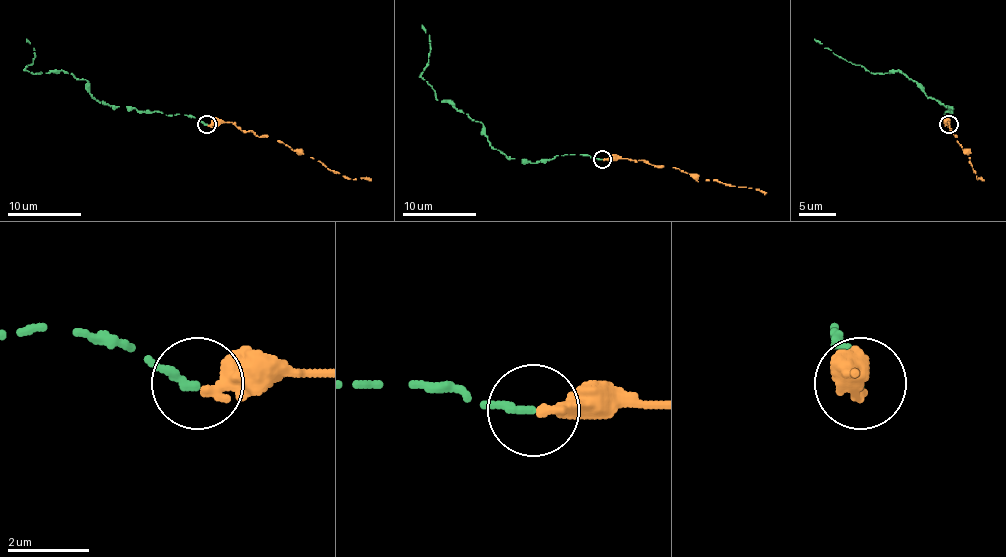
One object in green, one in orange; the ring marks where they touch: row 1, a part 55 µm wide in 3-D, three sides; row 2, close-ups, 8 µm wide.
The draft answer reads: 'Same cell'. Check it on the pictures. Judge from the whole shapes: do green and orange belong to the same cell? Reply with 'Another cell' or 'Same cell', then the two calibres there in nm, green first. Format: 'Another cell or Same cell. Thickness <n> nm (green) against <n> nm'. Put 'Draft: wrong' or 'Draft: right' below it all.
Same cell. Thickness 200 nm (green) against 360 nm
Draft: right

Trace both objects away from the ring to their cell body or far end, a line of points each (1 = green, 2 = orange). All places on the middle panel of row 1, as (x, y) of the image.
1: (602, 159), (557, 155), (531, 162), (494, 149), (485, 127), (437, 99), (420, 75), (430, 46), (422, 25)
2: (604, 159), (646, 160), (654, 166), (678, 168), (698, 181), (715, 179), (726, 185), (767, 192)

